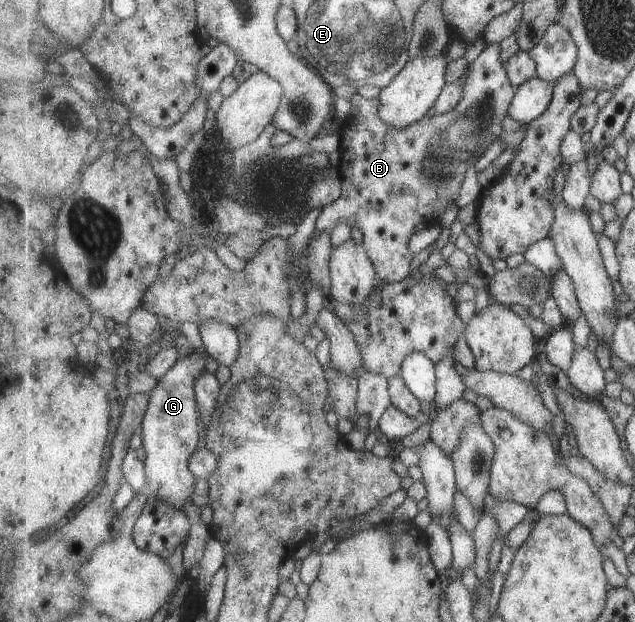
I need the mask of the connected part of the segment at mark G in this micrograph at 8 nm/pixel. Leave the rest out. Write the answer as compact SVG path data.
M193 352L182 357L159 380L158 386L152 391L150 402L141 429L143 447L146 453L147 493L151 498L161 498L168 504L183 510L187 503L192 502L196 491L196 477L189 469L189 459L199 445L200 409L196 398L196 383L206 371L207 357Z

